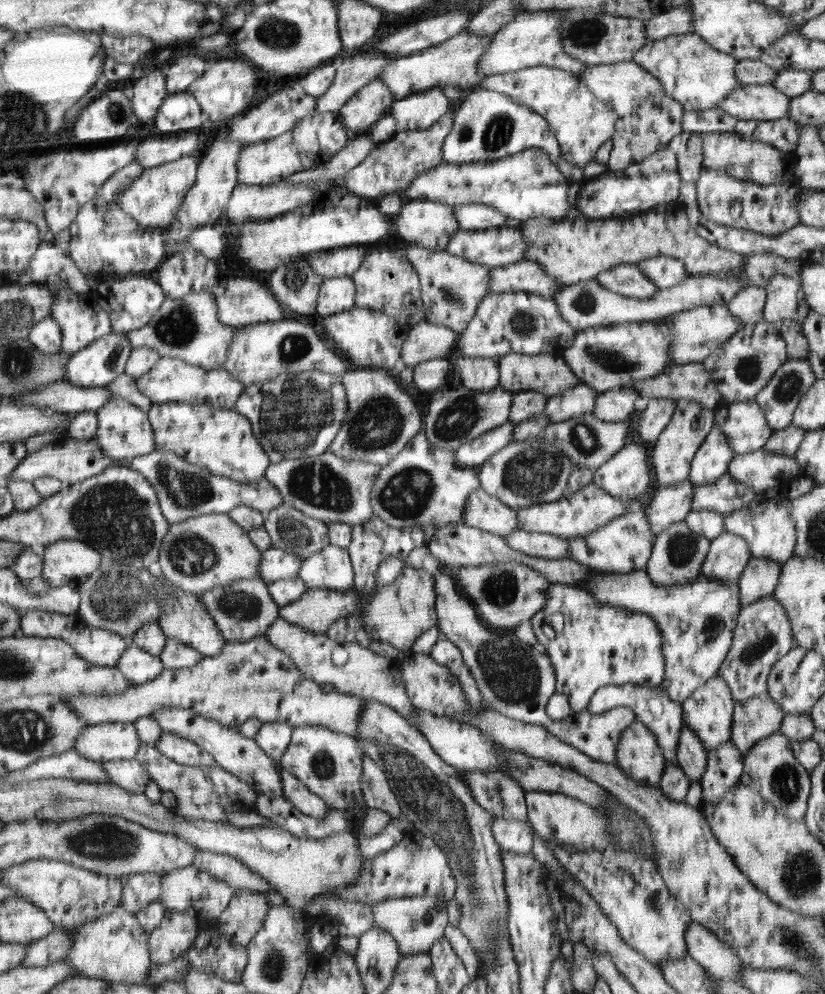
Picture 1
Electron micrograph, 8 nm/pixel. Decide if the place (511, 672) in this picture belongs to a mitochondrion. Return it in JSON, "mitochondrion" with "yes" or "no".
{"mitochondrion":"yes"}

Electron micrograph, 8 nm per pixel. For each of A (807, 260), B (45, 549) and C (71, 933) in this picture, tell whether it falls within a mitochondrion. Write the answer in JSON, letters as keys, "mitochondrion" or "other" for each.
{"A":"other","B":"other","C":"other"}

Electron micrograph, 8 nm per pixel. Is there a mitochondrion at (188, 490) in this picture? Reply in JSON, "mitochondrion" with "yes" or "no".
{"mitochondrion":"yes"}

